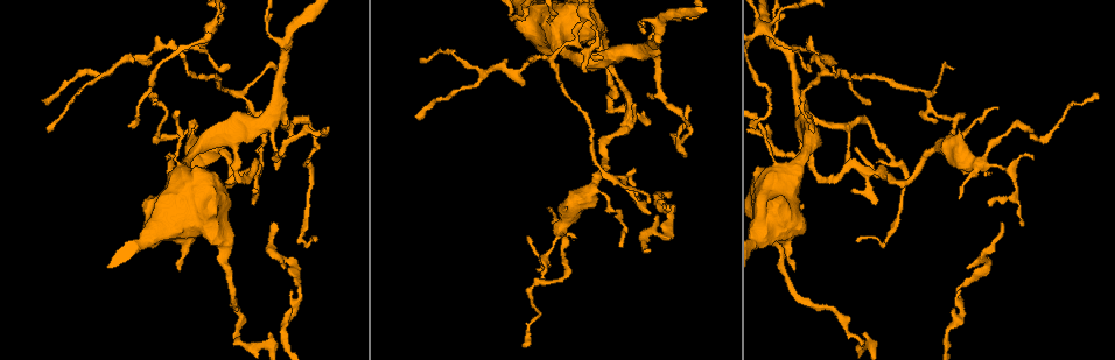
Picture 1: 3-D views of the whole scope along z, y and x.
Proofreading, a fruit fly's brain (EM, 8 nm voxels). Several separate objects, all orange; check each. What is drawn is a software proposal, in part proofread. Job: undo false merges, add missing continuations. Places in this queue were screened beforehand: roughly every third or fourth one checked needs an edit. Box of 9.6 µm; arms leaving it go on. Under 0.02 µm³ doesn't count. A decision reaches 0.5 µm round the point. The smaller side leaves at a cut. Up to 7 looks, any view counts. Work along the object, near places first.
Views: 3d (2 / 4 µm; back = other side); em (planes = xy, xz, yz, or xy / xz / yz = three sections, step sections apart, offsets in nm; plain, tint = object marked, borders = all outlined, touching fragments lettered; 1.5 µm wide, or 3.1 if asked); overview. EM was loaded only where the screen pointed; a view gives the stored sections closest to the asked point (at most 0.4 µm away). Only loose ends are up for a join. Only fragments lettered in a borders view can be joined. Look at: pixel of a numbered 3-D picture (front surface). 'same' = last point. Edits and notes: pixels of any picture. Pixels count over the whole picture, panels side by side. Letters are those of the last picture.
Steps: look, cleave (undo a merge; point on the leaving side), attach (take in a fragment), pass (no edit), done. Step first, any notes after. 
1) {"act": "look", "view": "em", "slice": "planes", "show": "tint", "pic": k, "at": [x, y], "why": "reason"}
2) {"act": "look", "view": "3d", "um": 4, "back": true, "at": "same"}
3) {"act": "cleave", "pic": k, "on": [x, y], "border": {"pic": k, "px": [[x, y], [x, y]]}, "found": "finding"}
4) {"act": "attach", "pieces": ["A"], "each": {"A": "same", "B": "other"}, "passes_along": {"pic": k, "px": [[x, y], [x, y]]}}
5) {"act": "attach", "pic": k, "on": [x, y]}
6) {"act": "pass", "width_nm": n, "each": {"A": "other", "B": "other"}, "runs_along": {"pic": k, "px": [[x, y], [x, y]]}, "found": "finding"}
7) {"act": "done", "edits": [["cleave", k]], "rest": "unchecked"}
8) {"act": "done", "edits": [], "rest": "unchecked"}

{"act": "look", "view": "em", "slice": "yz", "step": 4, "show": "tint", "pic": 1, "at": [822, 179], "why": "abrupt turn"}

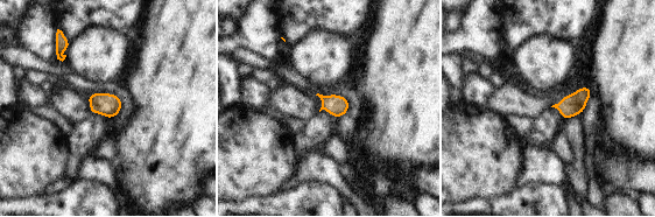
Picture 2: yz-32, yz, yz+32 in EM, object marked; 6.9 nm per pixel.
{"act": "look", "view": "em", "slice": "planes", "show": "borders", "at": "same", "why": "cut it another way"}

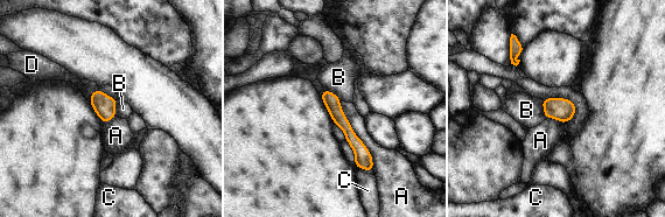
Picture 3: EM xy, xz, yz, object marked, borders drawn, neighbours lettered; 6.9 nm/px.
{"act": "pass", "each": {"A": "other", "B": "other", "C": "other", "D": "other"}, "runs_along": {"pic": 3, "px": [[324, 92], [371, 168]]}, "found": "all the same neuron"}

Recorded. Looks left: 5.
{"act": "look", "view": "3d", "um": 4, "pic": 1, "at": [953, 70], "why": "tapers out"}

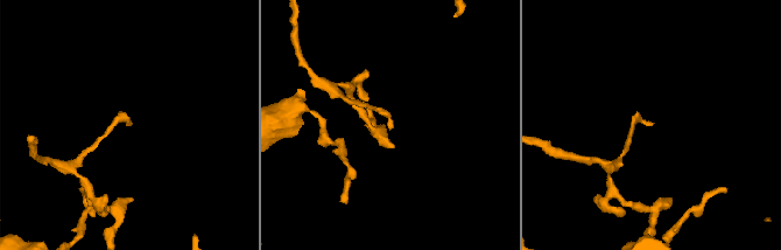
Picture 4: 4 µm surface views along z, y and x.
{"act": "look", "view": "em", "slice": "planes", "show": "tint", "pic": 4, "at": [129, 125]}

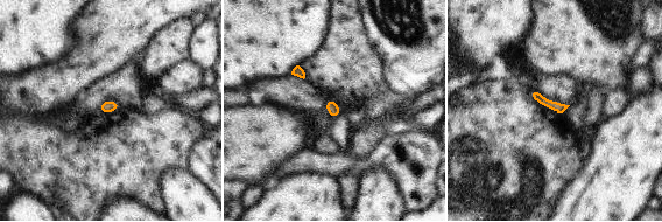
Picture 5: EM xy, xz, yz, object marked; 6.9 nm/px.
{"act": "look", "view": "em", "slice": "planes", "show": "borders", "at": "same"}

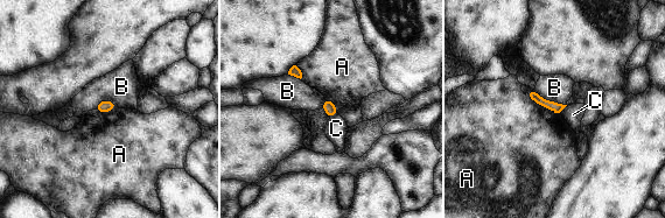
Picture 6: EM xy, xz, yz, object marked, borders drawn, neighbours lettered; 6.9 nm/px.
{"act": "pass", "each": {"A": "other", "B": "other", "C": "other"}, "border": {"pic": 6, "px": [[525, 93], [537, 104], [559, 113]]}, "found": "no lettered fragment goes on from it"}

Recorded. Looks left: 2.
{"act": "look", "view": "em", "slice": "planes", "show": "plain", "pic": 1, "at": [275, 223], "why": "branch stops here"}

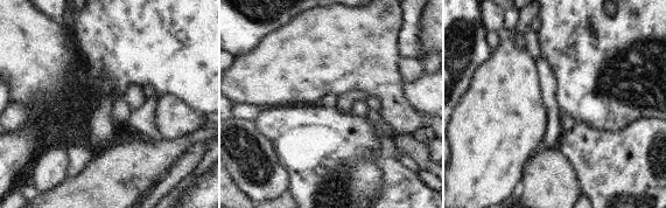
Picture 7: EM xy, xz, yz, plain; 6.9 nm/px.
{"act": "look", "view": "em", "slice": "planes", "show": "borders", "at": "same", "why": "see the neighbours"}

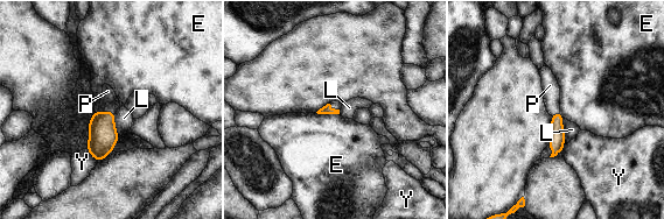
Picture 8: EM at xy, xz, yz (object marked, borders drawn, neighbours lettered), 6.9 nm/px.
{"act": "attach", "pieces": ["P"], "each": {"E": "other", "L": "other", "P": "same", "Y": "other"}, "passes_along": {"pic": 8, "px": [[103, 136], [104, 111], [109, 101]]}, "found": "it goes on there"}

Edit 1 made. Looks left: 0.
{"act": "done", "edits": [["attach", 8]], "rest": "unchecked"}

